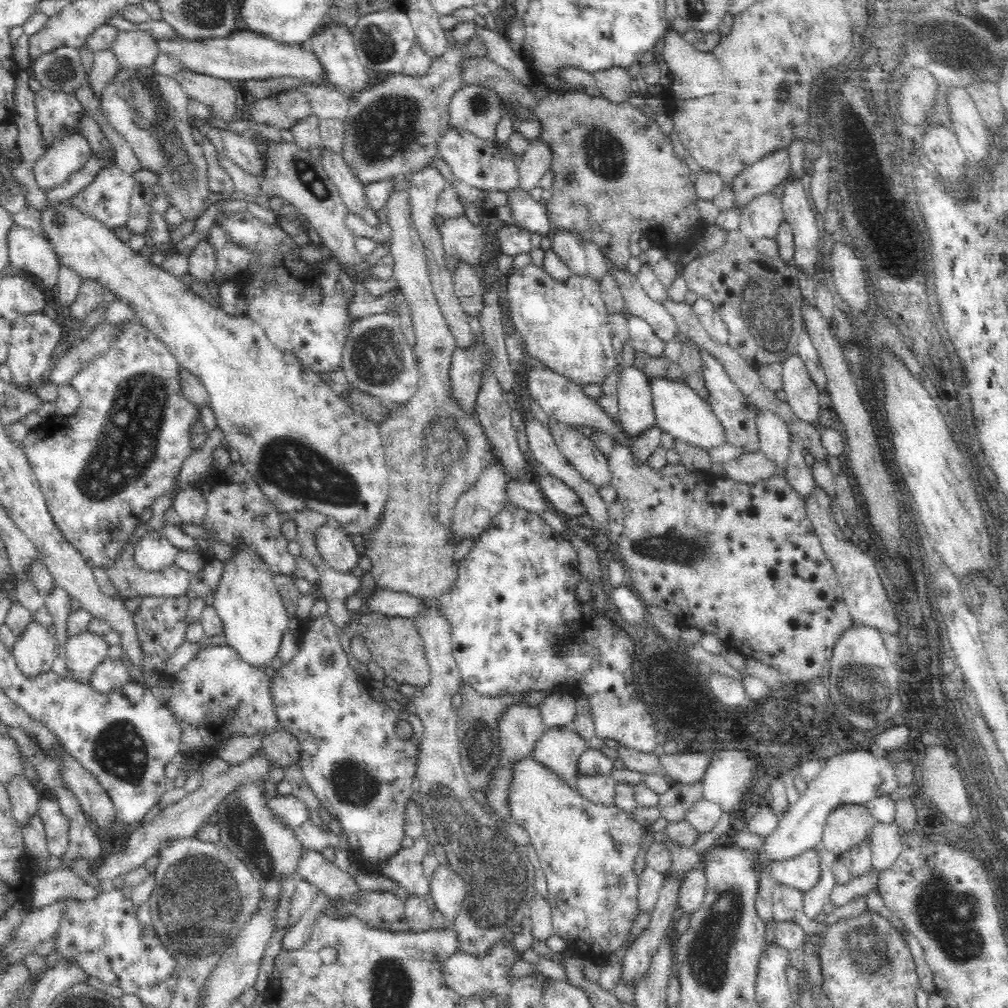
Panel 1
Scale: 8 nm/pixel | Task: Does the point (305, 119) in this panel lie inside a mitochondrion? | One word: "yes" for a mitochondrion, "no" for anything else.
no

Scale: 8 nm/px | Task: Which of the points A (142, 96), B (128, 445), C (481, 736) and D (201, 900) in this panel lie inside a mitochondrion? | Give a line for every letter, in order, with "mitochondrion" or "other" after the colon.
A: mitochondrion
B: mitochondrion
C: mitochondrion
D: mitochondrion

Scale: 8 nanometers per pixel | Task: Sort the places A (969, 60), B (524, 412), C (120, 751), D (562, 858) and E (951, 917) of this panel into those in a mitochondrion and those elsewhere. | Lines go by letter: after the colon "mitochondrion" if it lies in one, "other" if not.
A: mitochondrion
B: other
C: mitochondrion
D: other
E: mitochondrion

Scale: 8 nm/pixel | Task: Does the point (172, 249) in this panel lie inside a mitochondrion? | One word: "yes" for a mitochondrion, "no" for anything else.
no

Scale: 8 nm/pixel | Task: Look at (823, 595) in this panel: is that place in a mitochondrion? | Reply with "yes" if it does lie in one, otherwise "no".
no

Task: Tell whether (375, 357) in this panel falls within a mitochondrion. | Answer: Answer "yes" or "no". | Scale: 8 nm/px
yes

